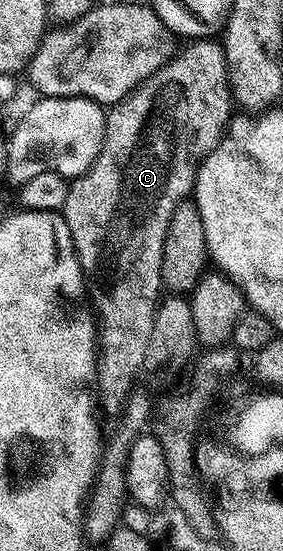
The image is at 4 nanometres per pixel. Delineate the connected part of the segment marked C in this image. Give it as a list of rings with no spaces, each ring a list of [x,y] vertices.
[[[195,40],[187,47],[180,49],[175,57],[167,65],[160,68],[152,78],[142,82],[128,98],[122,102],[116,102],[114,106],[106,111],[107,123],[105,124],[105,136],[101,144],[101,152],[97,160],[84,174],[71,182],[69,196],[65,196],[65,204],[62,215],[67,221],[67,227],[71,233],[71,239],[75,245],[75,255],[79,258],[79,266],[83,269],[83,277],[87,287],[87,297],[94,313],[97,315],[97,357],[99,359],[99,381],[97,383],[97,394],[101,399],[101,406],[111,413],[118,415],[132,387],[136,385],[139,370],[144,369],[143,361],[149,348],[149,332],[153,332],[153,320],[155,319],[155,308],[160,301],[161,287],[163,286],[163,245],[165,244],[165,232],[169,228],[169,220],[173,212],[179,207],[195,189],[195,173],[199,171],[199,165],[203,163],[203,157],[219,143],[223,137],[223,131],[227,129],[227,123],[233,117],[233,99],[231,87],[227,85],[227,62],[223,59],[223,48],[215,40]]]

